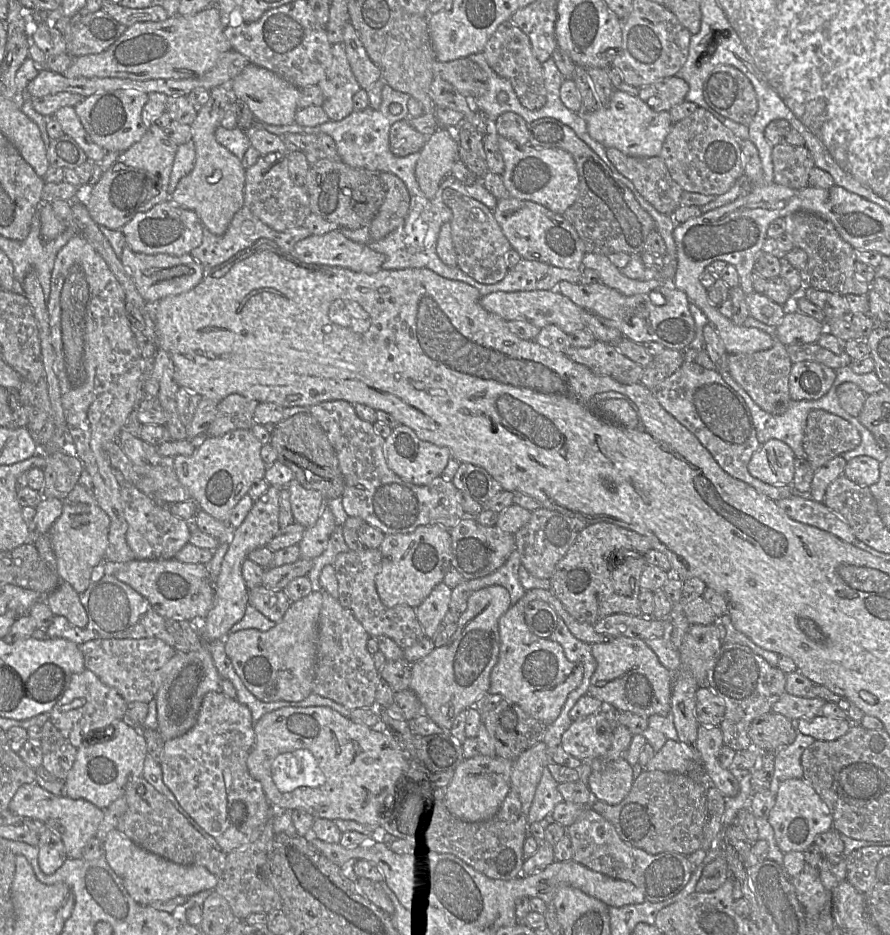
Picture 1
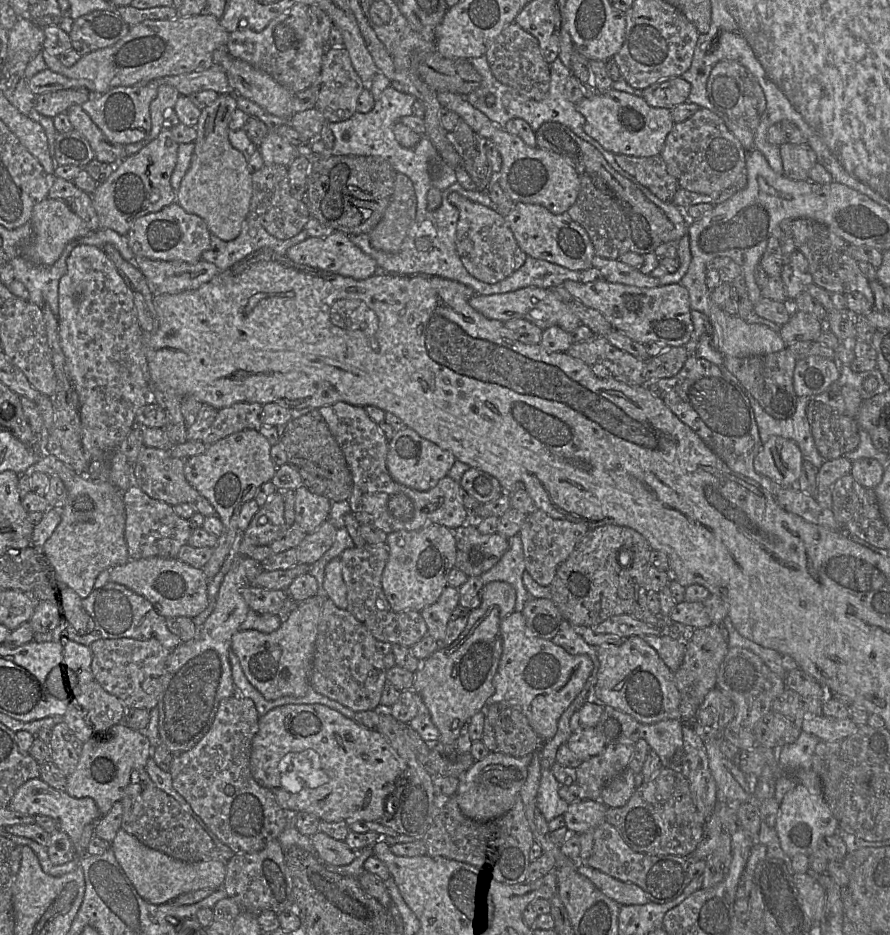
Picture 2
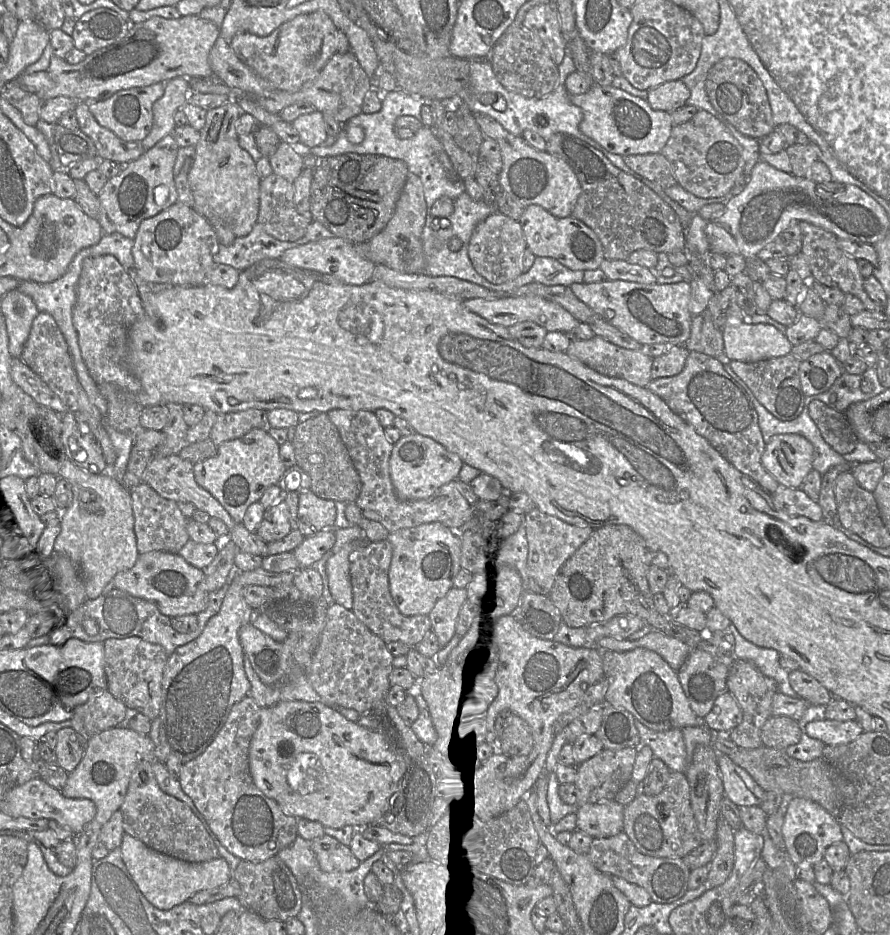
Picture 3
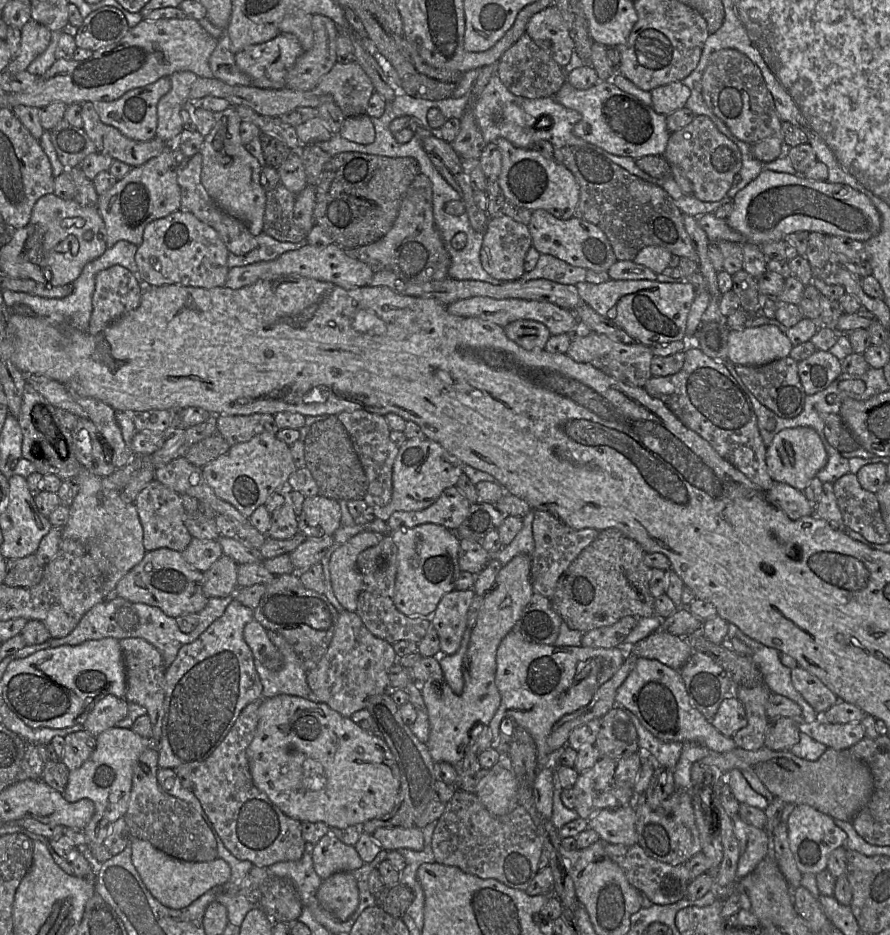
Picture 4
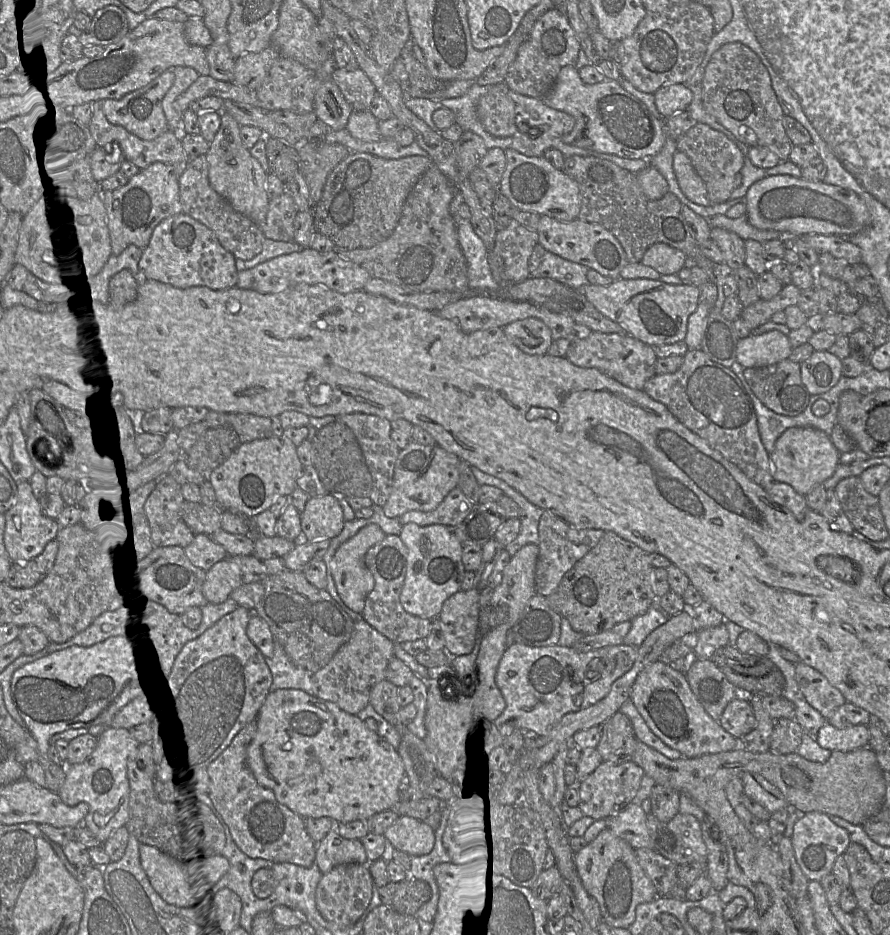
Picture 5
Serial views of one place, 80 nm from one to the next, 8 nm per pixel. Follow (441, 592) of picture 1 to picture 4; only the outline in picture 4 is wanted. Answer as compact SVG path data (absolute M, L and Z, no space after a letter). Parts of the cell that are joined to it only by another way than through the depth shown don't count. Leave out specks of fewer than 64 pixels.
M454 589L441 598L430 617L440 639L442 654L452 655L459 650L467 628L467 613L475 595L473 589Z

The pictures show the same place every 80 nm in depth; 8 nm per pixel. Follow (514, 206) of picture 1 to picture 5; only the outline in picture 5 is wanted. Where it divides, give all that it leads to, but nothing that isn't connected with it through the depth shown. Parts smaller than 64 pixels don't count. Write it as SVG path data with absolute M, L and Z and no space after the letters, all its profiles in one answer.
M541 215L538 228L538 244L546 251L566 260L594 269L604 276L619 278L621 270L629 263L626 253L617 238L598 223L587 222L579 218L564 222L550 216Z

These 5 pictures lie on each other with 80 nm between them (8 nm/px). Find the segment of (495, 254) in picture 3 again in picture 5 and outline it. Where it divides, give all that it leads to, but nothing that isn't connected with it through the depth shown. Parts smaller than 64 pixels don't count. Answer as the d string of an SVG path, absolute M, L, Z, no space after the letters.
M515 219L505 229L498 231L495 253L504 261L508 281L518 283L530 277L529 258L537 244L537 232L526 228Z

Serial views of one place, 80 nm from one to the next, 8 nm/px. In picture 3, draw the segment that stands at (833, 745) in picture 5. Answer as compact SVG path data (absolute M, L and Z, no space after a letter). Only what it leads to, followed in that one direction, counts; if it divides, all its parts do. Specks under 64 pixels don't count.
M813 714L800 723L802 723L803 731L809 737L818 739L825 745L848 744L863 732L863 729L856 720L828 720L818 714Z

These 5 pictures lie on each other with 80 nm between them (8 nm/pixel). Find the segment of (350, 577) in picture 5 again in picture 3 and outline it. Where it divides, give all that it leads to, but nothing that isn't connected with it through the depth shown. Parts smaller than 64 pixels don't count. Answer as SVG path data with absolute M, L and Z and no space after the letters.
M367 540L354 541L346 544L339 552L334 554L326 564L328 585L335 603L347 610L353 607L353 592L350 579L350 554L358 548L371 543Z

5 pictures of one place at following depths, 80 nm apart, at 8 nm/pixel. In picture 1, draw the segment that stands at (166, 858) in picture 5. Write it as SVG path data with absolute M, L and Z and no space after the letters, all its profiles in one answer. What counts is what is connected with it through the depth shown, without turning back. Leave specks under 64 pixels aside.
M110 831L102 841L103 855L122 879L129 895L141 905L168 900L180 895L192 896L200 891L212 891L218 883L218 877L201 865L181 865L164 859L137 846L120 831Z

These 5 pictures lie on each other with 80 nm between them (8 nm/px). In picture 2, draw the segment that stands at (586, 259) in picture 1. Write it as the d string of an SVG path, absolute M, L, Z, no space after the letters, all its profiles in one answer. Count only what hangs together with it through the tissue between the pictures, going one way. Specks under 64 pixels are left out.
M597 255L592 260L592 267L597 268L604 280L639 288L653 288L660 285L659 278L643 274L638 268L629 266L619 260L612 260Z

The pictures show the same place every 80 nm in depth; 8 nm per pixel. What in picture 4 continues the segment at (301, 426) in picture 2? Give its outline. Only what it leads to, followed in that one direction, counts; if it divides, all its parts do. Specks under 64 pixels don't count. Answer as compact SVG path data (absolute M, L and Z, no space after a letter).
M330 415L314 422L310 427L304 426L299 430L301 431L301 437L299 439L302 439L304 442L305 467L310 470L316 481L319 489L318 495L335 500L345 500L347 502L350 500L362 500L368 490L368 479L355 452L349 434L337 416Z

